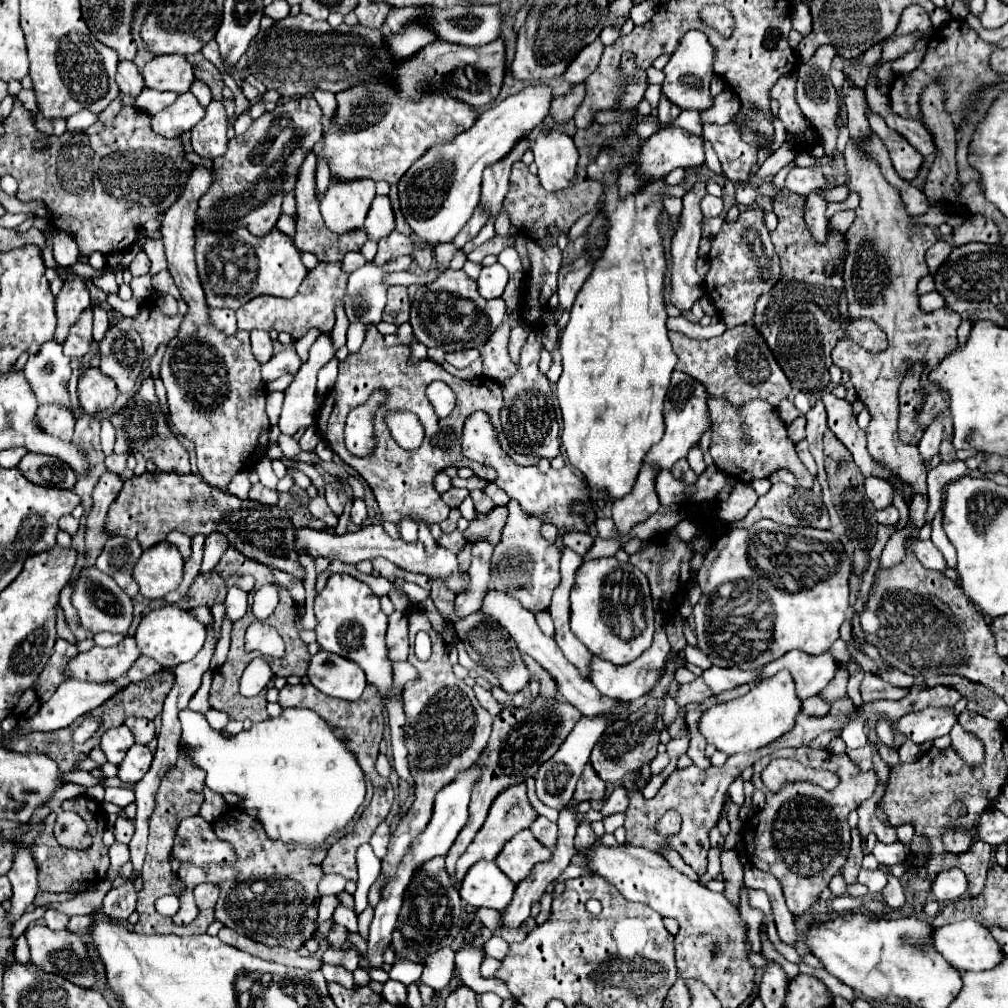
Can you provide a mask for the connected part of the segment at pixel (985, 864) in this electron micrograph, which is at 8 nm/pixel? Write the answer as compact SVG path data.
M974 839L970 849L964 853L946 853L948 867L958 867L968 877L968 893L972 897L978 897L984 889L986 873L990 867L990 855L992 847L980 839Z

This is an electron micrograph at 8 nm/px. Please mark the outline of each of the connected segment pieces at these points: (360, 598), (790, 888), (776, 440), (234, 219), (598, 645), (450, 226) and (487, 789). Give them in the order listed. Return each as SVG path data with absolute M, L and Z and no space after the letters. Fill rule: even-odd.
M336 573L328 579L326 587L318 593L314 601L314 613L318 619L316 635L318 635L320 647L324 651L330 651L354 661L366 673L368 685L374 685L378 691L378 697L382 697L382 701L388 703L394 691L394 671L392 671L392 661L388 659L388 647L384 641L388 617L382 613L380 599L372 593L372 589L352 575Z
M780 749L768 757L796 759L806 767L826 769L840 777L838 787L832 791L826 791L812 781L796 781L794 785L784 785L780 791L772 793L760 779L762 771L754 767L752 785L766 795L766 805L760 813L744 823L742 841L746 855L754 867L772 873L782 883L786 905L792 915L802 915L816 903L822 889L828 887L830 879L846 863L850 851L848 815L850 811L858 809L862 801L872 797L878 779L874 771L860 771L846 753L836 755L828 749Z
M710 399L708 411L712 415L710 455L720 471L736 477L738 481L750 483L752 479L770 477L776 469L788 469L794 473L798 487L812 489L814 475L810 475L810 471L798 459L794 443L788 439L786 427L772 405L766 401L750 401L742 409L736 409L724 399Z
M296 97L282 105L278 105L272 113L264 113L258 117L252 127L242 133L240 137L234 137L228 141L228 151L224 157L218 157L214 161L214 171L218 173L218 181L208 189L208 193L198 201L196 221L202 223L206 231L234 231L238 227L248 227L252 235L264 237L270 233L282 213L282 199L286 193L294 191L296 177L302 167L302 161L306 159L306 153L314 151L316 145L322 139L322 111L314 97Z
M592 559L580 565L570 591L570 629L598 657L626 665L638 659L654 635L654 605L646 575L616 559Z
M528 85L506 101L482 111L472 129L450 143L432 147L404 173L398 183L402 215L424 247L450 243L458 235L480 201L484 167L502 159L520 137L530 133L546 117L550 101L552 93L546 85Z
M536 697L528 709L508 707L508 709L502 709L500 715L496 715L494 725L492 725L492 737L482 753L486 757L486 761L484 761L486 771L472 791L472 799L470 799L470 807L468 807L468 823L464 825L462 833L458 833L454 845L450 847L450 851L446 855L446 871L448 871L450 879L454 879L458 857L466 851L466 847L472 843L474 835L482 827L494 797L502 789L522 783L522 781L526 781L526 777L534 777L536 765L542 765L546 759L550 759L558 751L558 747L562 745L566 735L574 729L574 725L580 721L580 717L582 715L578 713L578 709L574 709L566 701L548 701L542 697Z

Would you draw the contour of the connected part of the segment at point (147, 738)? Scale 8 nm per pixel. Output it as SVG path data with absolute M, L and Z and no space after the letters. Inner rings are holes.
M130 717L130 719L124 721L124 725L132 731L136 743L140 743L140 745L148 745L148 743L154 739L154 735L156 735L154 723L148 721L148 719L136 719L136 717Z

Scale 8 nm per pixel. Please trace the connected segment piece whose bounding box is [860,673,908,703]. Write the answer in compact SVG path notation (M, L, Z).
M866 673L860 685L860 693L862 693L864 703L870 703L876 699L902 699L908 695L908 689L892 687L890 683L882 681L876 673Z

